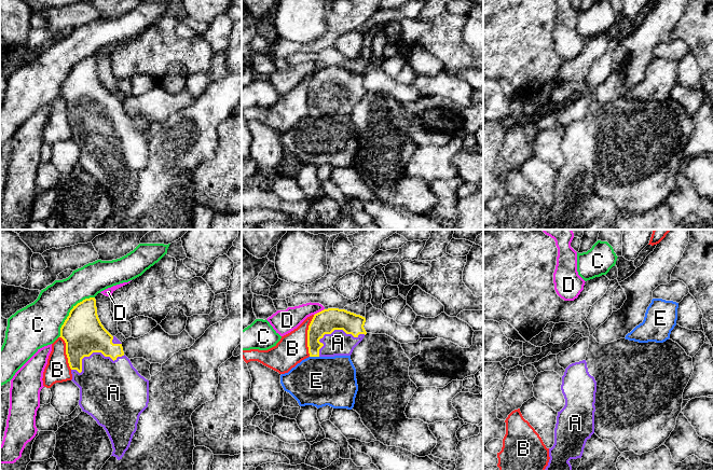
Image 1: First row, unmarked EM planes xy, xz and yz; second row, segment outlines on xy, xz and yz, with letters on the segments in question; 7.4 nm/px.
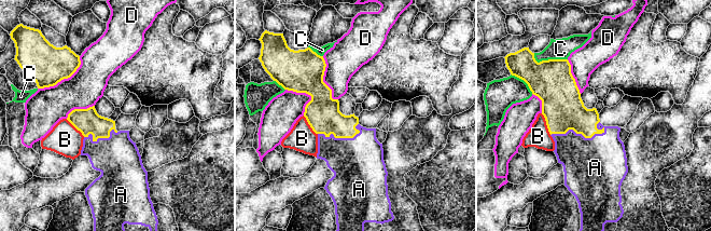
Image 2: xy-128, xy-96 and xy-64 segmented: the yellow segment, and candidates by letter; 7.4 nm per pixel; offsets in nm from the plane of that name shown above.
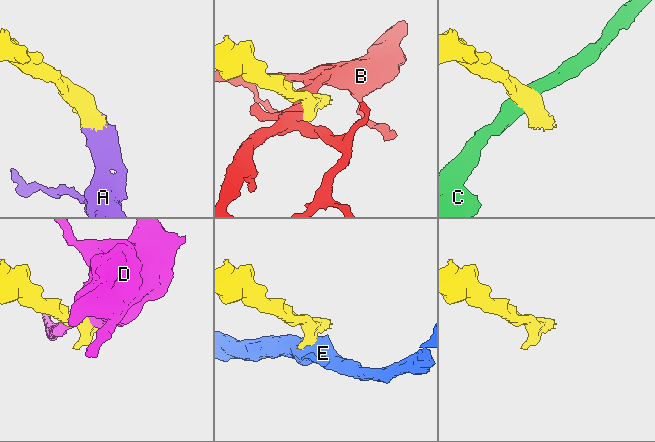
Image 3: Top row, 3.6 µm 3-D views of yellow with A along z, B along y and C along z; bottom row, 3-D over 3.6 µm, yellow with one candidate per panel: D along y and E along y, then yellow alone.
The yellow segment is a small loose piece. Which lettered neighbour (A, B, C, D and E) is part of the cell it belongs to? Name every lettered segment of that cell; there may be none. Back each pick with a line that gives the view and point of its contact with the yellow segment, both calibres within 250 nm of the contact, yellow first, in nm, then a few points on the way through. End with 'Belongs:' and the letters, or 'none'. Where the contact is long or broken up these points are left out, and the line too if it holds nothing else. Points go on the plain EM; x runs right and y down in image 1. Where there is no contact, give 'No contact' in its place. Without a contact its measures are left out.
A: Touches yellow at xy (92, 111). Thickness 300 nm (yellow) against 380 nm
Belongs: A

